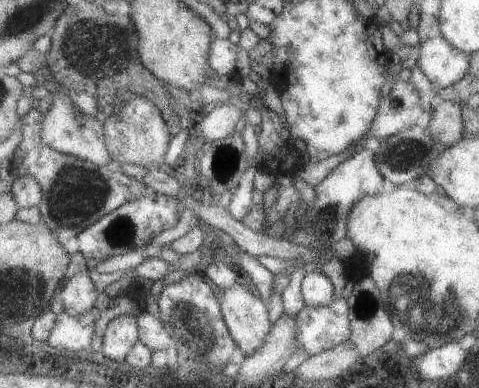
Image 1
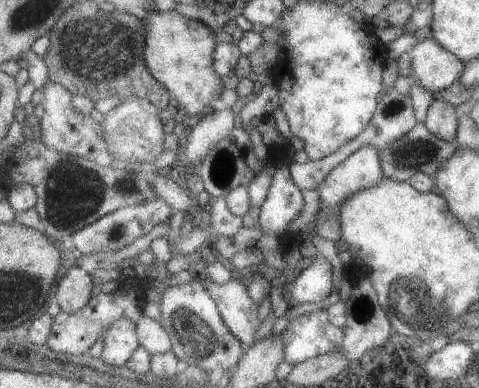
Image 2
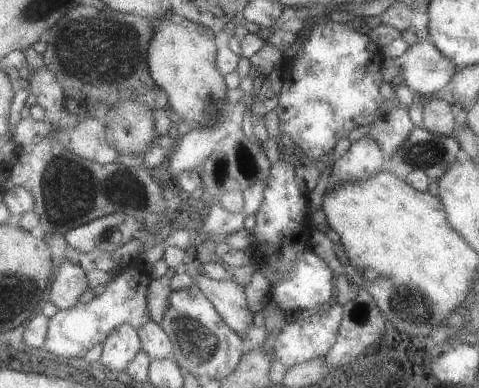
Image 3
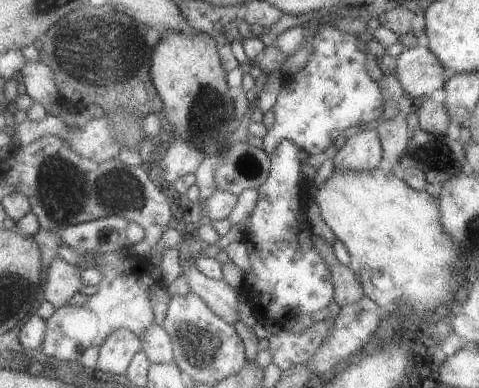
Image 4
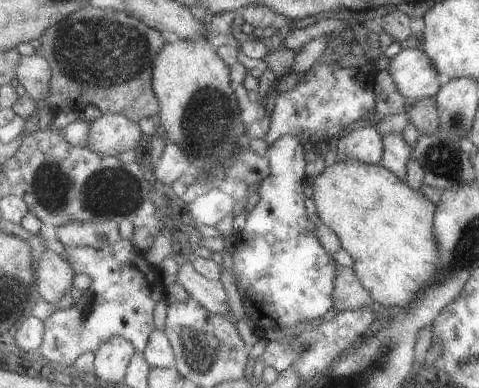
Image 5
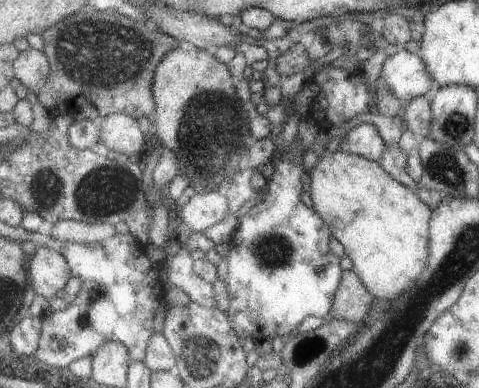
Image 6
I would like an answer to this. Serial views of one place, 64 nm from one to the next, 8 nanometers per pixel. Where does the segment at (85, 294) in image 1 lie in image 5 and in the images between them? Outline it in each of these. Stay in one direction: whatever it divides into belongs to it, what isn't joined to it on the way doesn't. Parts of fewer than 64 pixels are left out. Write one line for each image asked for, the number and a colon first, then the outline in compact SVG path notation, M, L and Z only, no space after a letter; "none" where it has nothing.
2: M69 268L65 270L63 278L55 284L53 302L59 304L61 312L79 312L93 300L93 280L91 274L83 268Z
3: M69 262L57 268L55 278L51 280L49 300L59 310L71 310L81 304L81 296L87 290L89 290L89 282L87 282L85 270L75 262Z
4: M61 256L55 258L55 262L47 268L47 278L43 282L45 300L51 302L57 310L69 306L69 300L83 288L81 272L81 268L61 260Z
5: M47 250L41 260L35 260L35 274L39 278L39 294L41 300L57 306L71 290L73 280L77 276L75 268L63 256Z

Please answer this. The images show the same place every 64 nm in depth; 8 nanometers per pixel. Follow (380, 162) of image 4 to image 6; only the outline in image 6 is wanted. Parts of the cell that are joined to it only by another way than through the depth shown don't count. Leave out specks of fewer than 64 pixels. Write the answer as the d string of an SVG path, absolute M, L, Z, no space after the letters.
M361 120L357 124L357 128L351 130L343 138L341 150L363 156L363 158L373 160L373 162L381 162L381 158L387 152L387 144L385 144L385 140L379 134L379 128L375 124L369 124L369 122Z

